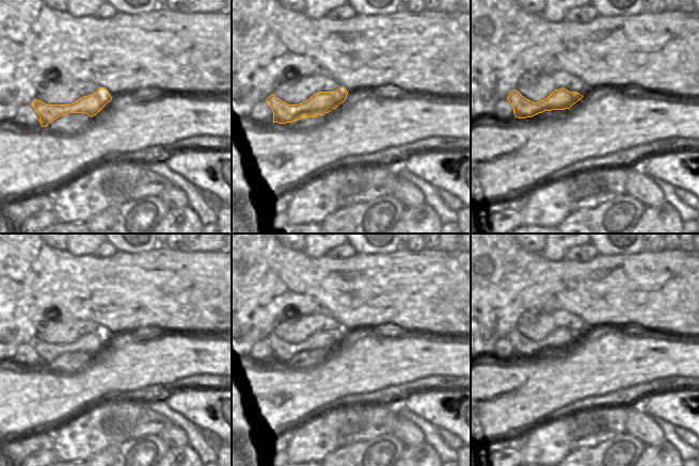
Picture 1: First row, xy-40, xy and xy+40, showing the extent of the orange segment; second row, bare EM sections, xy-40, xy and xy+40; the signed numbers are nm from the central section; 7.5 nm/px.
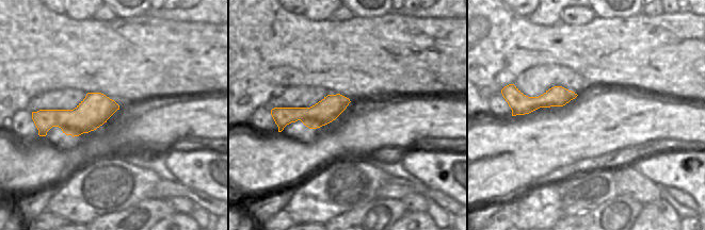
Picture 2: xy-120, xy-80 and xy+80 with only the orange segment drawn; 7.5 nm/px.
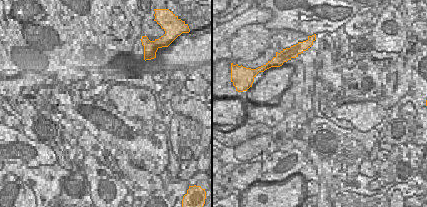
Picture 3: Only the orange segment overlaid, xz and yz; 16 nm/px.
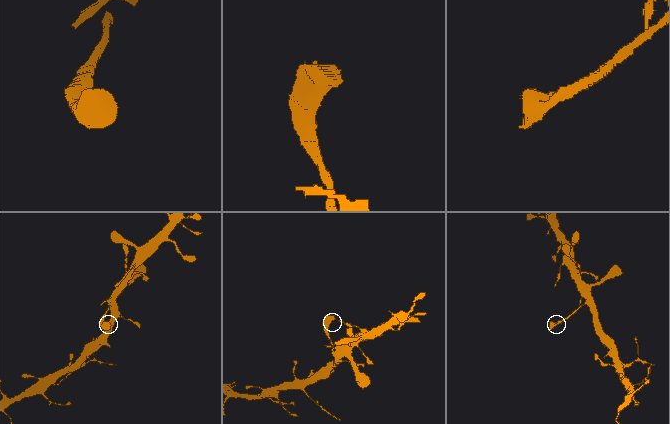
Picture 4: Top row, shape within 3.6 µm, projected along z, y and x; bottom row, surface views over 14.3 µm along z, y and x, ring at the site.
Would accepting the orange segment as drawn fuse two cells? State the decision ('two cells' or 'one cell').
one cell

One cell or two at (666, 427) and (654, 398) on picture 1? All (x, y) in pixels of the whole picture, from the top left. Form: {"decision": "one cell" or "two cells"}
{"decision": "two cells"}

